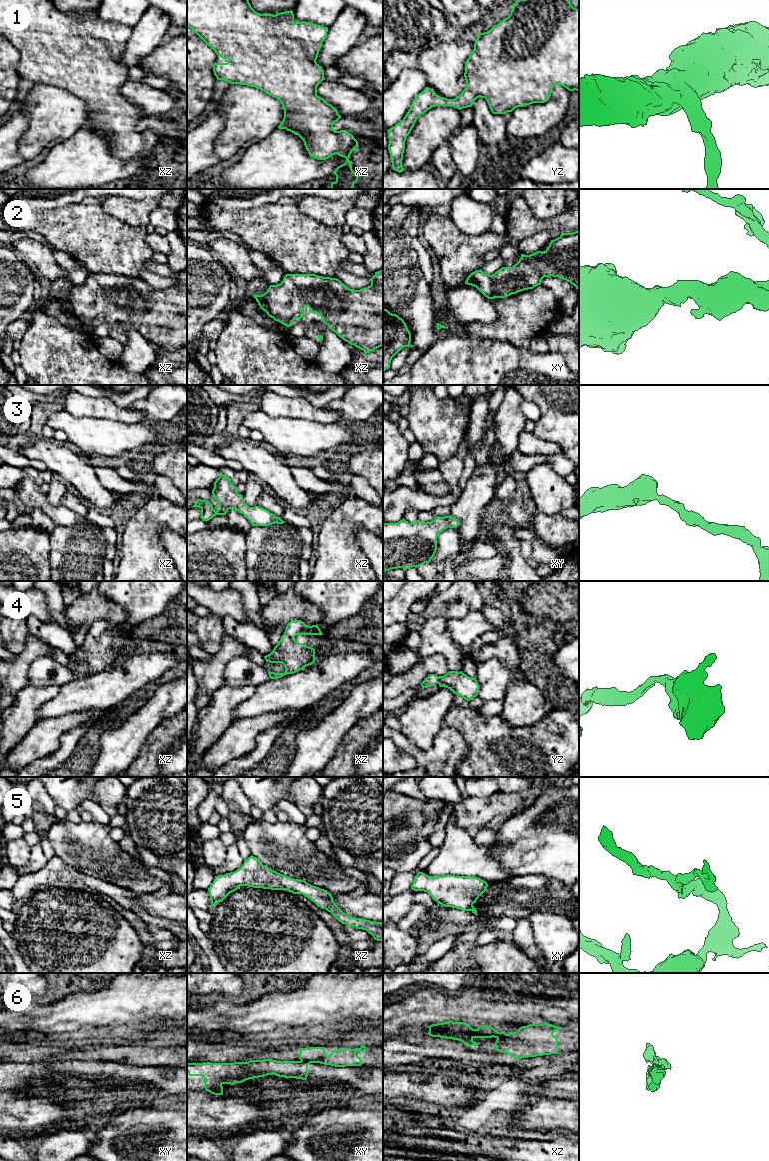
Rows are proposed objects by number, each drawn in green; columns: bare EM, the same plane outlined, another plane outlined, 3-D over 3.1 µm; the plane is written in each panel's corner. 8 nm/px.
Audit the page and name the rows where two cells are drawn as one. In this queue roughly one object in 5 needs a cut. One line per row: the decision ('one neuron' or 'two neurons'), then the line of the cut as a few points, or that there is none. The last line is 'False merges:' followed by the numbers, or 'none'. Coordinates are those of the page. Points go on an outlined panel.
1: one neuron; cut none
2: one neuron; cut none
3: one neuron; cut none
4: one neuron; cut none
5: one neuron; cut none
6: two neurons; cut xy (301, 1060), (313, 1062)
False merges: 6

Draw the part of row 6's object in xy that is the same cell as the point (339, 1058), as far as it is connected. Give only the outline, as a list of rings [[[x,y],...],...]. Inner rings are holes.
[[[361,1045],[360,1048],[356,1049],[335,1049],[329,1056],[326,1055],[326,1051],[322,1047],[300,1048],[299,1051],[299,1059],[301,1061],[306,1060],[335,1067],[361,1066],[362,1060],[356,1055],[356,1052],[365,1052],[366,1046]]]

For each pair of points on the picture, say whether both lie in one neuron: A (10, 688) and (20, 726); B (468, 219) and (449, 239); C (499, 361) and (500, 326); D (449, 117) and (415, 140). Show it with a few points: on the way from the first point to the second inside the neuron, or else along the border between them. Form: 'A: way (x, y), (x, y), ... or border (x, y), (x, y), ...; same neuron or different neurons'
A: border (28, 684), (22, 687), (13, 699); different neurons
B: border (449, 217), (461, 231), (470, 234), (482, 234); different neurons
C: border (477, 336), (483, 339), (506, 340), (522, 348); different neurons
D: way (441, 121), (423, 138); same neuron

